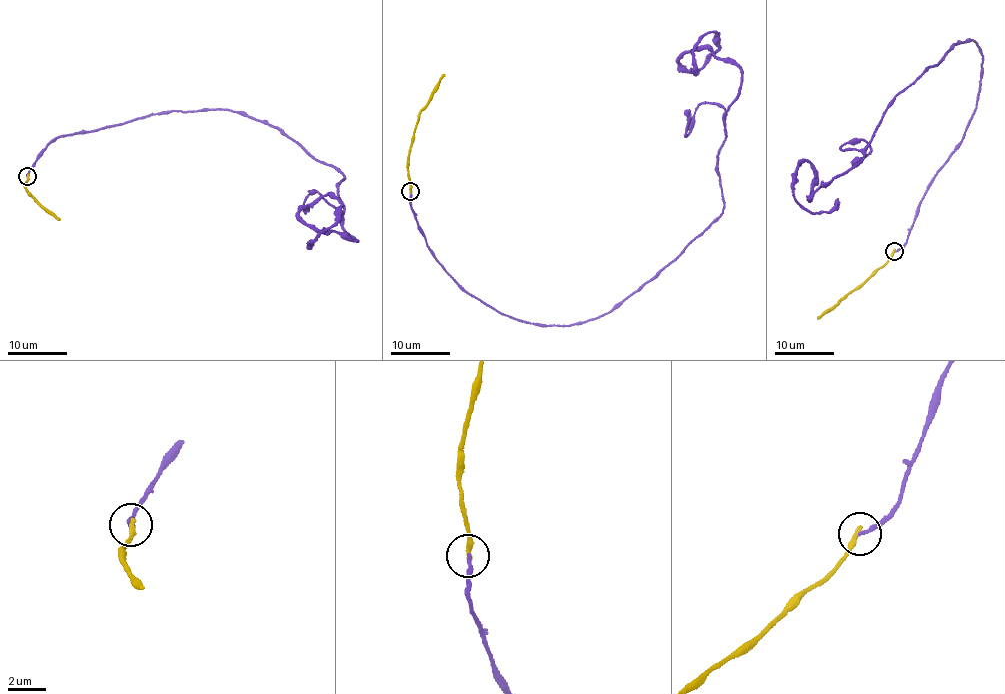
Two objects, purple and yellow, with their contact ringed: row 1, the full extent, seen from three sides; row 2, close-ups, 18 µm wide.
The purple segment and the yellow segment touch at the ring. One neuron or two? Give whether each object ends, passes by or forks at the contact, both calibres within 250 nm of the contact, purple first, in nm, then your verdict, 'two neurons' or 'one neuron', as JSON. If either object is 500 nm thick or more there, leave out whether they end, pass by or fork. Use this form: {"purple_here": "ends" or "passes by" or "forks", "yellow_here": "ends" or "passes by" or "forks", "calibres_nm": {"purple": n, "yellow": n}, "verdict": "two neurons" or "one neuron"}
{"purple_here": "ends", "yellow_here": "ends", "calibres_nm": {"purple": 200, "yellow": 280}, "verdict": "two neurons"}

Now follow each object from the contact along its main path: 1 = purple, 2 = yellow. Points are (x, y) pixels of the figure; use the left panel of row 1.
1: (28, 176), (52, 140), (243, 113), (343, 174), (357, 240), (299, 215), (331, 195), (338, 219), (312, 239)
2: (28, 176), (25, 182), (28, 194), (44, 210), (59, 219)

